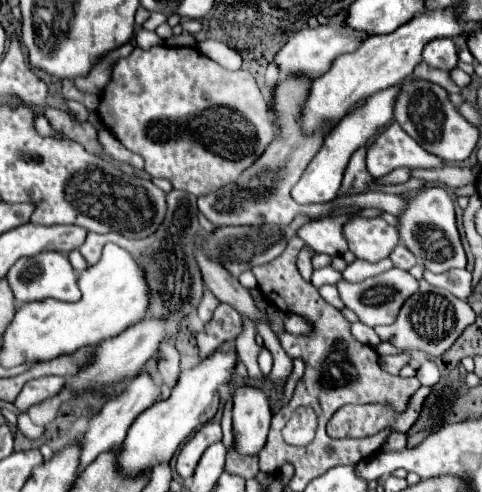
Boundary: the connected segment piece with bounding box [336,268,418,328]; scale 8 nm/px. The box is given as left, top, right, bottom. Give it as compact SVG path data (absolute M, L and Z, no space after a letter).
M392 268L384 274L378 274L374 278L358 282L358 284L352 284L342 278L336 286L340 288L340 298L342 298L344 306L350 308L358 316L358 322L362 322L370 328L376 328L380 324L390 324L392 320L396 320L396 314L398 314L400 306L404 304L404 300L418 292L418 282L406 270L400 270L400 268Z

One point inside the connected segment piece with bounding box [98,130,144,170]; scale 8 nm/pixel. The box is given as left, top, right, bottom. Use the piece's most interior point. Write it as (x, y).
(112, 147)

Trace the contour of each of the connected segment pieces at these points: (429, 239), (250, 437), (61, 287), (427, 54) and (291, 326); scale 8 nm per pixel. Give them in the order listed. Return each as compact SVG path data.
M428 184L416 196L408 198L408 210L400 216L400 240L414 256L424 256L422 264L432 272L446 272L450 268L466 268L466 252L454 218L454 204L444 186Z
M240 386L236 388L234 396L234 446L238 452L256 456L268 436L270 428L270 406L268 406L268 396L250 386Z
M38 252L36 256L26 256L20 258L10 270L8 270L8 282L14 292L14 298L18 302L32 302L32 300L80 300L80 290L78 290L78 276L68 260L66 254L62 252Z
M438 38L426 44L424 48L424 62L432 68L440 70L452 70L458 64L458 52L450 38Z
M294 314L284 318L284 326L292 334L304 334L308 330L308 322L302 316L294 316Z

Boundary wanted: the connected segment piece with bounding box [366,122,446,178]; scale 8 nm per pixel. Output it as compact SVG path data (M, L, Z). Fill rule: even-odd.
M398 122L382 130L368 146L366 166L374 178L390 174L398 166L408 168L440 168L446 162L440 156L426 152L414 138L410 138Z

